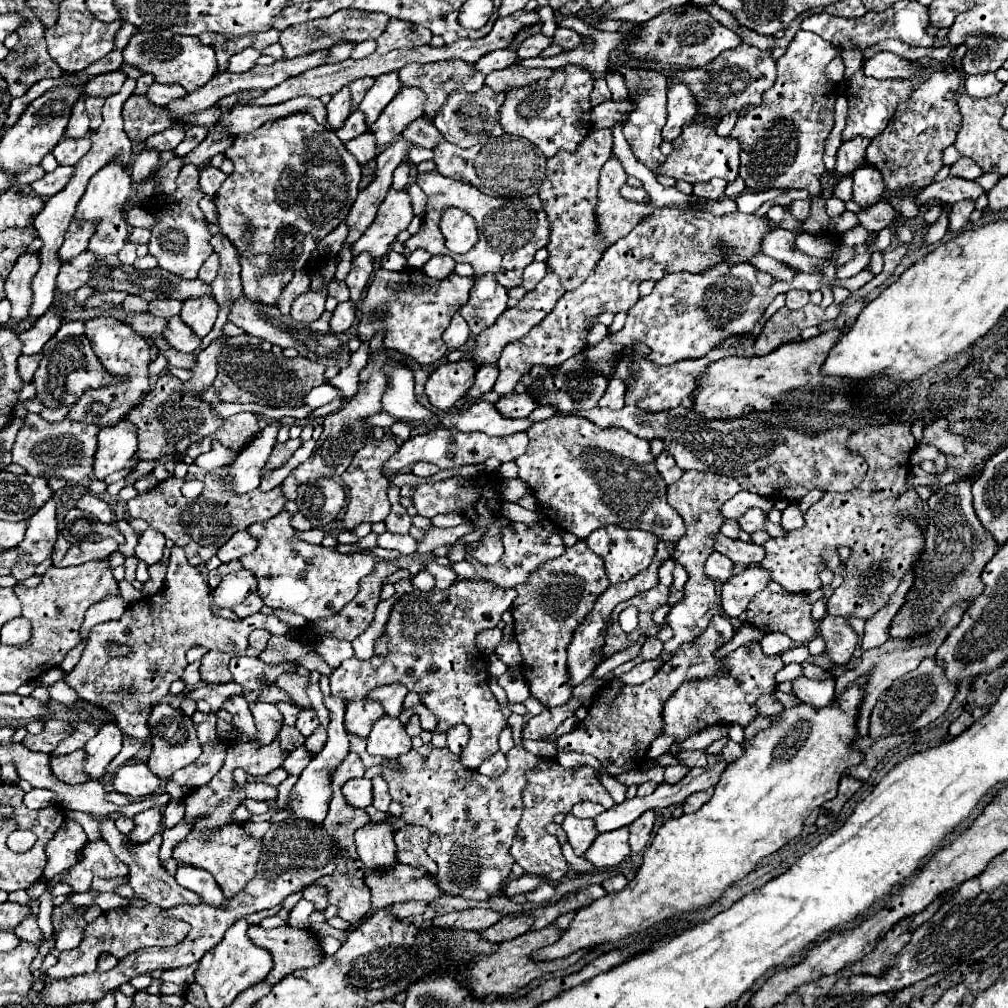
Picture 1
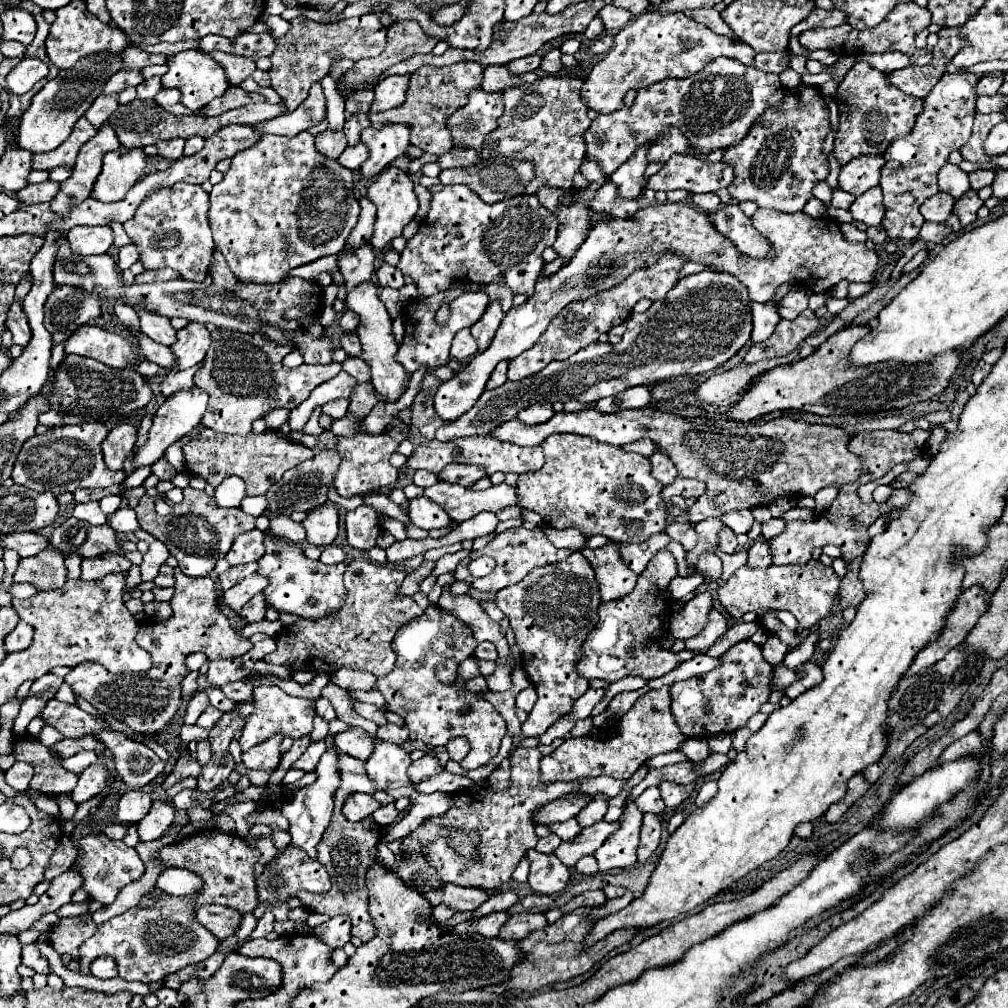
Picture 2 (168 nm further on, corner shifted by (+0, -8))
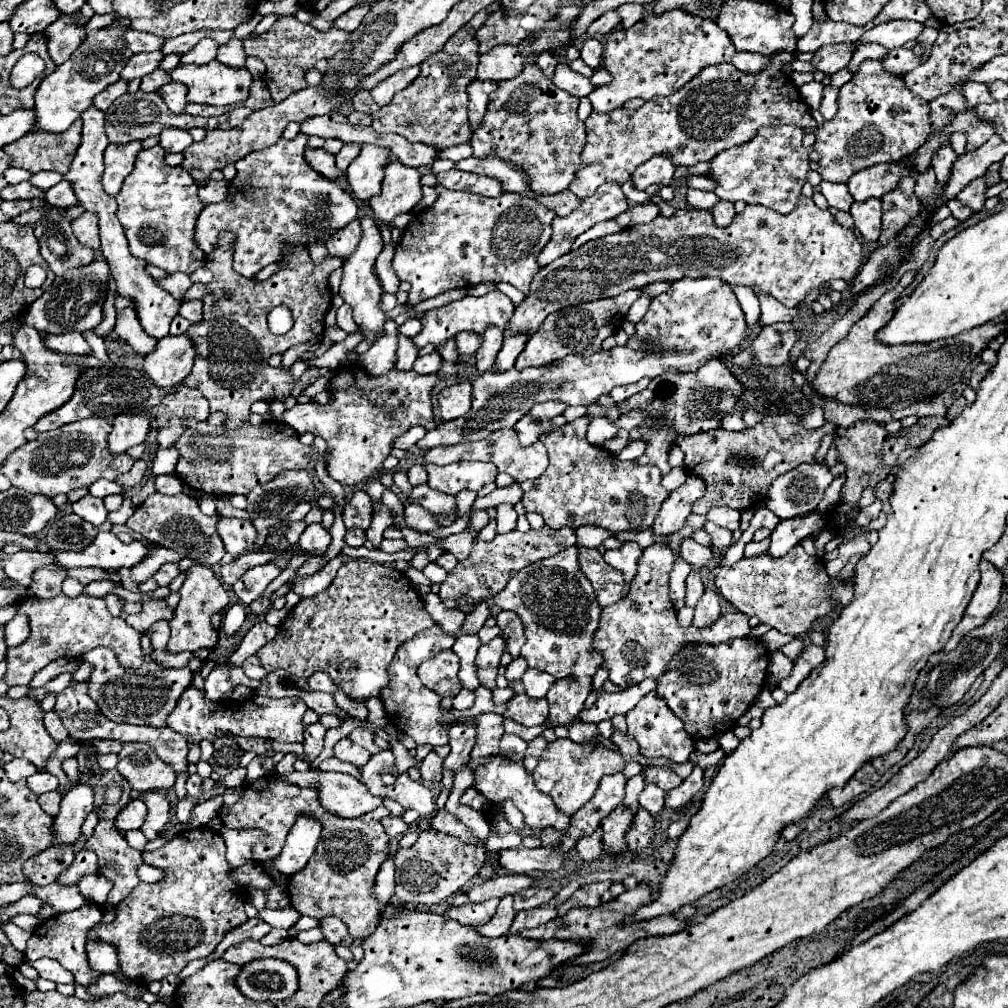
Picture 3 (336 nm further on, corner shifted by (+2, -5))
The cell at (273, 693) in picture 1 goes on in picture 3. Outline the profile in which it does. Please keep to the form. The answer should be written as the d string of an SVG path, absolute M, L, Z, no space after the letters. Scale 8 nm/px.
M193 685L185 689L185 693L179 697L177 707L167 717L167 727L175 729L181 735L193 737L195 741L209 739L213 741L217 735L217 729L231 731L237 737L263 737L263 739L275 739L281 743L303 743L303 715L307 711L305 701L299 697L283 697L283 699L271 699L263 695L253 695L243 701L209 701L201 691L197 691Z

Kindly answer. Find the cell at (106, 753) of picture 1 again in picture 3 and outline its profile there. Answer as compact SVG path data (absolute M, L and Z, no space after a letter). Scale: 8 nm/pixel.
M87 783L75 785L61 799L61 811L53 821L53 833L55 833L53 845L75 843L77 837L81 835L81 825L91 811L93 811L93 787Z

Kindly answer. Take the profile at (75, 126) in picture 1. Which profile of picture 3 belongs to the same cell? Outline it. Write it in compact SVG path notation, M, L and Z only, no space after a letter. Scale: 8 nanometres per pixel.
M77 119L65 133L59 133L57 137L51 133L29 131L25 137L7 145L5 151L13 157L13 167L21 167L31 173L47 169L65 175L71 167L77 145L81 143L81 125L83 121Z

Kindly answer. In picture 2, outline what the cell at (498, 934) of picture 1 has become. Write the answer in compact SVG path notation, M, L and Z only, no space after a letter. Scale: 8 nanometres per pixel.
M521 912L521 914L513 914L505 922L505 926L501 928L499 938L519 942L527 934L531 934L533 930L541 930L545 926L547 926L547 918L545 918L543 912Z

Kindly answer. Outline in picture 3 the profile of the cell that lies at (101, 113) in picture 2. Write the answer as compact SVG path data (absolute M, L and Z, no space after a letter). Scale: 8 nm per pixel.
M119 79L117 83L109 85L109 87L103 89L99 95L95 95L93 105L95 105L97 109L101 109L101 111L107 111L109 105L111 105L117 97L121 97L125 91L127 91L127 81L121 81L121 79Z

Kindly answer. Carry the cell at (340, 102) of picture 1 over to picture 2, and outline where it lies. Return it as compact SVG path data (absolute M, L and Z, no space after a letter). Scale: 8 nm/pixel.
M325 130L323 134L315 136L315 148L317 148L323 156L327 156L327 158L331 158L331 160L337 160L337 158L343 154L343 150L347 148L347 138L345 138L343 132Z

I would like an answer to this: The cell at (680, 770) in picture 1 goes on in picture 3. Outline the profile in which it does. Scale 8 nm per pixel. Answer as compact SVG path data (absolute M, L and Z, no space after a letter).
M695 767L693 773L679 787L665 793L665 807L671 807L671 809L683 807L701 787L703 787L703 771Z

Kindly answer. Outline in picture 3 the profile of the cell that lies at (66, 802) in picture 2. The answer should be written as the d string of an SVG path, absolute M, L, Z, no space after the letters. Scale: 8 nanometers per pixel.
M67 759L67 761L63 763L63 771L65 771L67 779L69 779L73 785L79 783L79 767L77 767L77 761L75 761L75 759Z

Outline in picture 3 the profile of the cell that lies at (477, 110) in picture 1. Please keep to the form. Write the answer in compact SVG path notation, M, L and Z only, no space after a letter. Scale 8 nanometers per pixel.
M471 81L467 87L469 93L469 125L475 131L481 125L481 119L489 105L489 95L497 89L495 81Z

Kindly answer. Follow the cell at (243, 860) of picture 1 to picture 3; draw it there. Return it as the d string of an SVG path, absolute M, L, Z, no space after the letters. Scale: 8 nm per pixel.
M197 827L187 829L167 841L163 847L155 851L145 851L143 861L147 865L159 867L167 871L167 877L161 883L139 883L129 897L125 897L115 907L115 919L111 923L97 923L93 929L87 931L87 939L91 941L103 941L117 949L119 953L119 965L123 975L137 983L137 985L149 985L151 981L161 981L169 973L179 973L189 961L209 957L215 947L221 943L221 937L225 935L225 929L233 929L233 925L241 925L247 921L245 915L245 889L233 881L231 873L233 867L225 859L225 841L219 837L217 831L209 827Z

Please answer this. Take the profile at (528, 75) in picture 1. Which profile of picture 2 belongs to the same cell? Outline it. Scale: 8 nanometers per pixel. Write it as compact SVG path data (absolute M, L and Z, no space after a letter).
M491 66L483 70L483 82L481 88L485 92L503 92L507 88L525 84L525 82L535 82L535 74L523 74L523 76L511 76L507 72L507 66Z

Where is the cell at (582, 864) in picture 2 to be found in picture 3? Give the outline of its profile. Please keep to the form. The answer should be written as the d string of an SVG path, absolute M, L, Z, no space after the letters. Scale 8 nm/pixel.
M599 827L593 835L581 837L581 839L577 841L575 851L579 853L579 857L581 857L585 863L597 861L597 859L603 855L603 849L601 849L601 835L603 835L603 829Z

